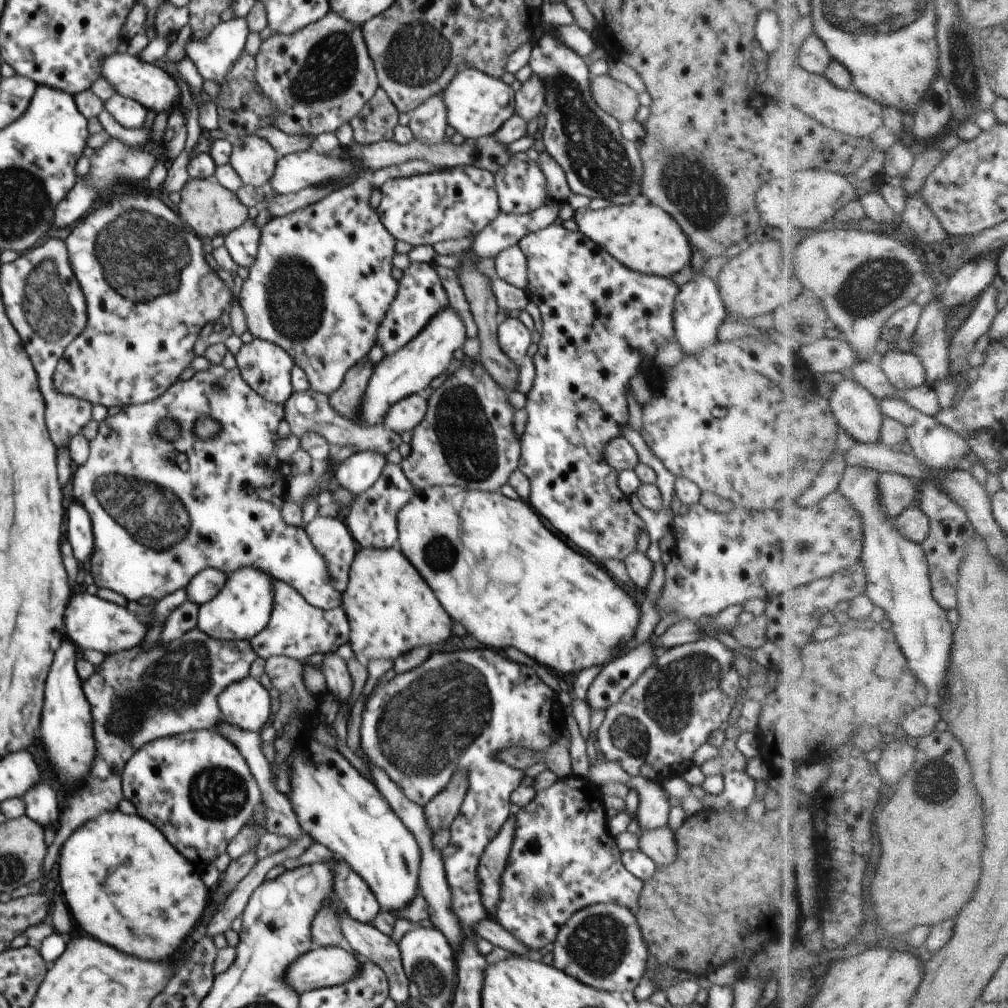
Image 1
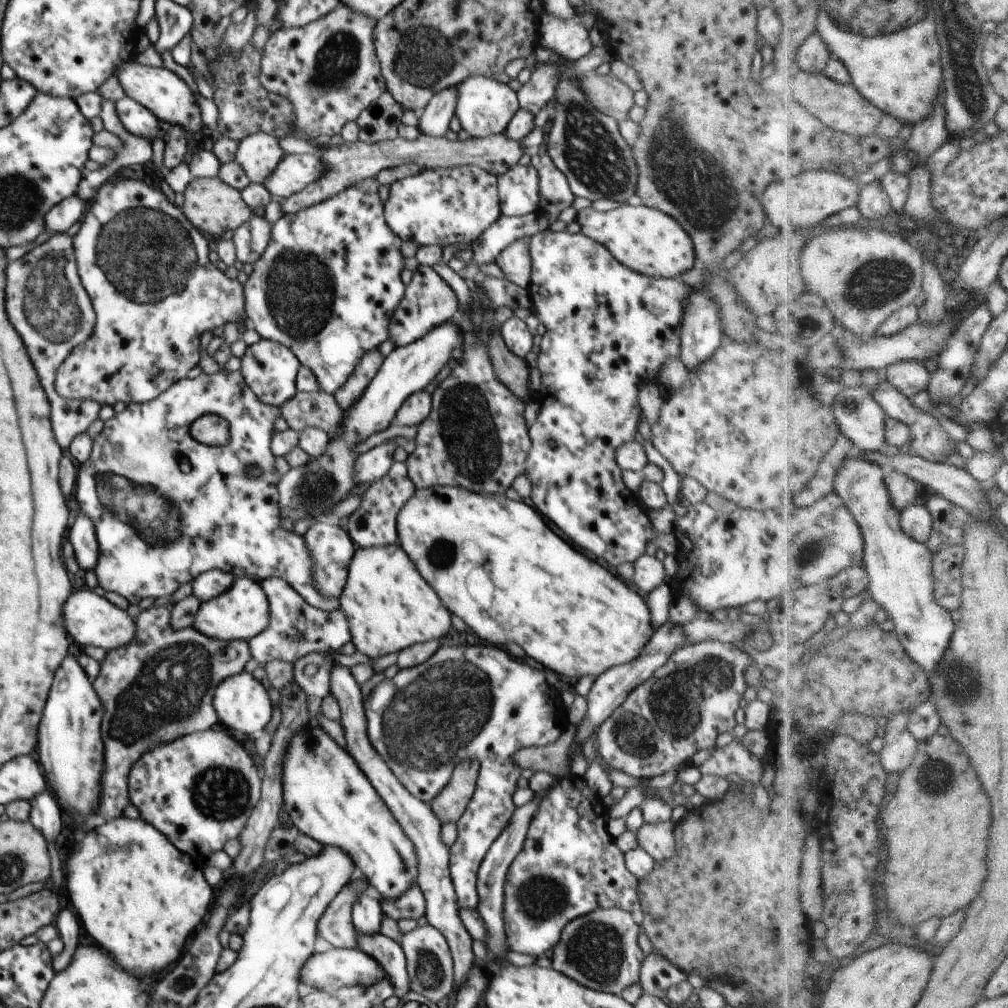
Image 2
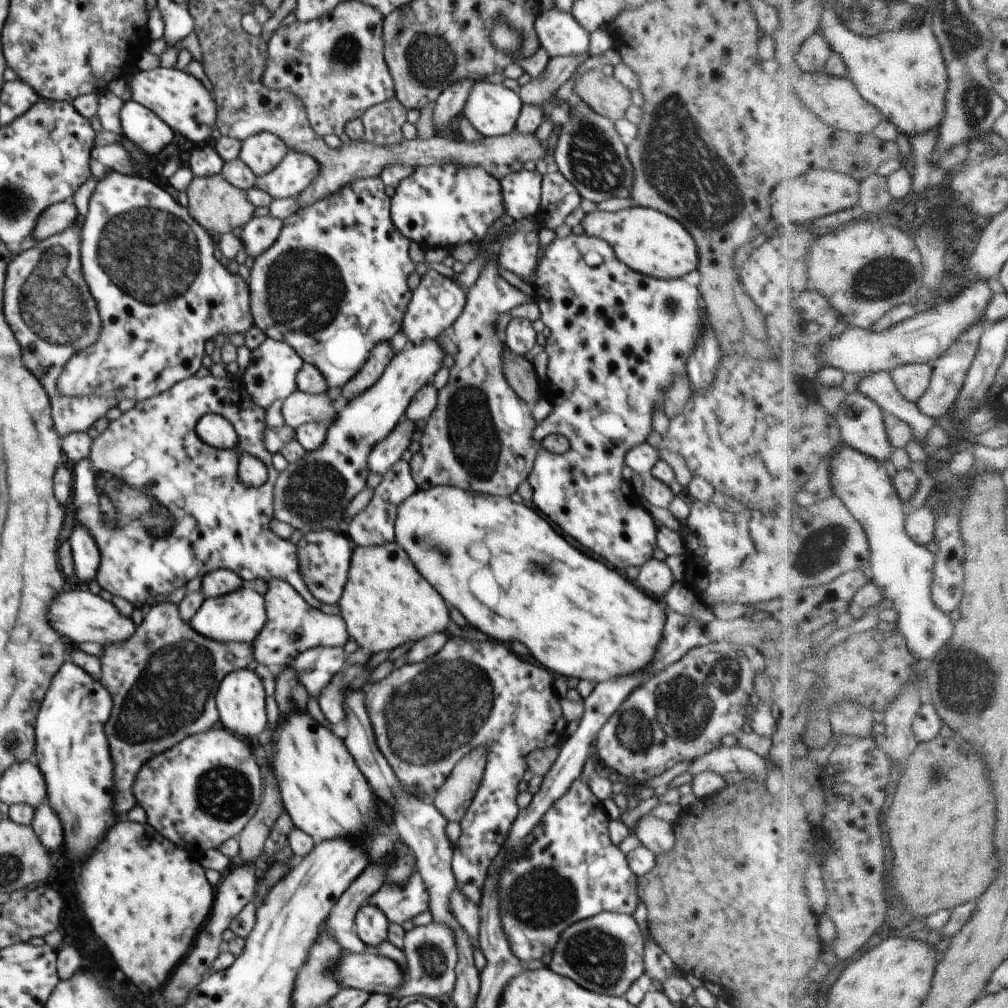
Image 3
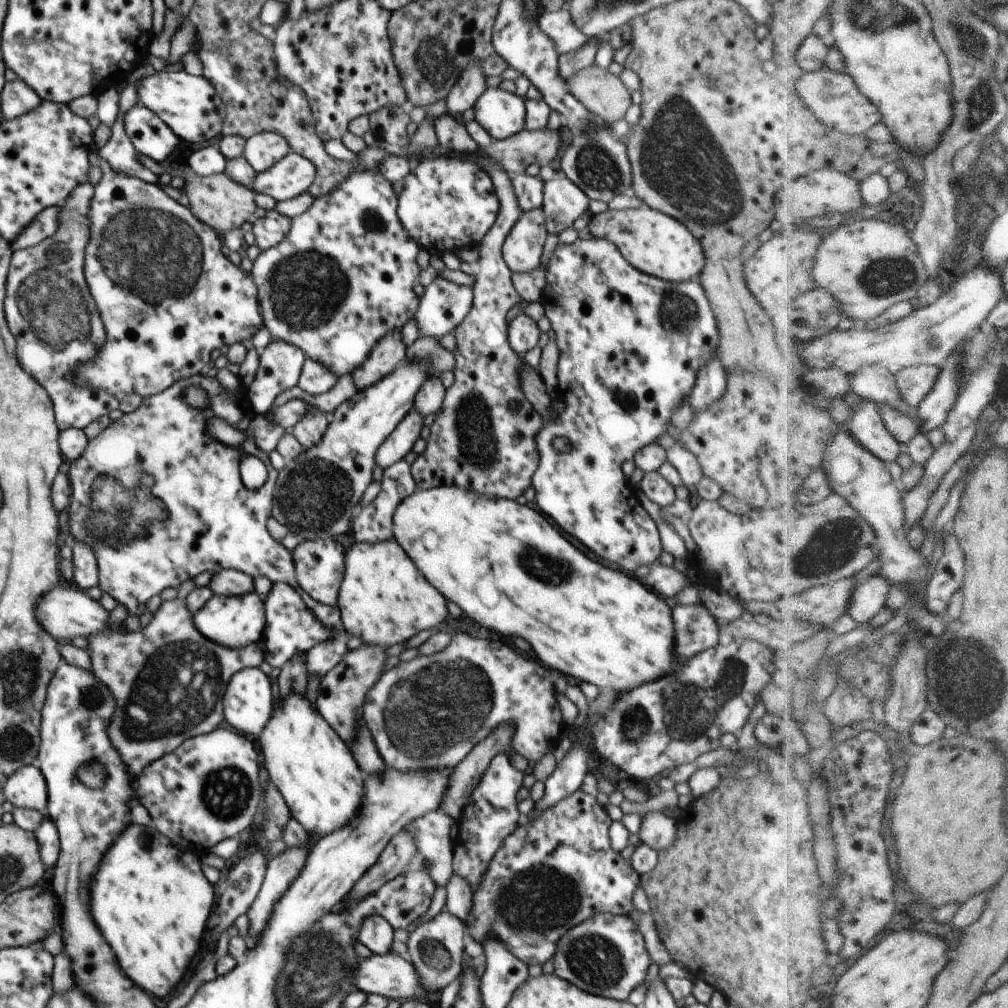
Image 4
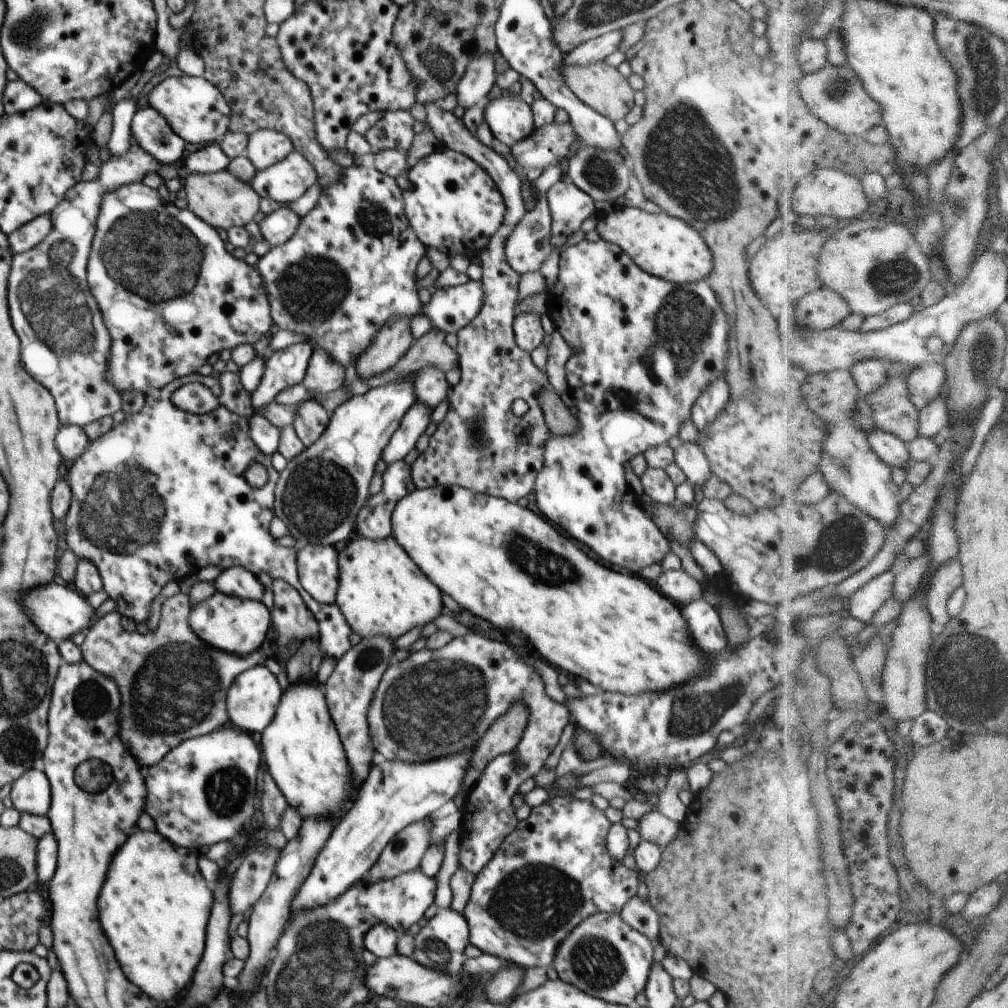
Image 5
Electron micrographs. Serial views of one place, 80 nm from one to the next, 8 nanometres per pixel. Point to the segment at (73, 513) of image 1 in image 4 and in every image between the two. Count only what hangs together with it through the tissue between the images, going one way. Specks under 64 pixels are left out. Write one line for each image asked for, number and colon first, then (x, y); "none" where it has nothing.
2: (82, 535)
3: (85, 552)
4: (85, 576)

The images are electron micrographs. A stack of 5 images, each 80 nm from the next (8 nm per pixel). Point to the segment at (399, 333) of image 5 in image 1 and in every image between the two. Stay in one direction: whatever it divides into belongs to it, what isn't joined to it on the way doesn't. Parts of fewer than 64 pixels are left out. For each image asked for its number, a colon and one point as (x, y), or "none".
1: (347, 400)
2: (354, 387)
3: (382, 354)
4: (389, 353)

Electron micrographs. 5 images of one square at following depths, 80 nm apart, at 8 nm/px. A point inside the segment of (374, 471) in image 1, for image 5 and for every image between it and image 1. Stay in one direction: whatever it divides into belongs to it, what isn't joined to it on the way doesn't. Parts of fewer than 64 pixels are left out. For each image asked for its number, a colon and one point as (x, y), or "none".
2: (370, 466)
3: (387, 452)
4: (399, 443)
5: (416, 421)

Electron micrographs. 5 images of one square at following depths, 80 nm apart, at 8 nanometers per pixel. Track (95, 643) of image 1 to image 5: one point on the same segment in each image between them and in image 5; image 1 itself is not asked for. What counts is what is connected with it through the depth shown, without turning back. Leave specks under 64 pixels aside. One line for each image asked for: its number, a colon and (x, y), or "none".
2: (89, 619)
3: (77, 615)
4: (67, 612)
5: (60, 612)

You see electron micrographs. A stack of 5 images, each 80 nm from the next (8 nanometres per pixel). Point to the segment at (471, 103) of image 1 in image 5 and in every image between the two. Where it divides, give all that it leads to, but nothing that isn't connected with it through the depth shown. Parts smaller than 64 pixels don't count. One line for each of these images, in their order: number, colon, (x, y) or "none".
2: (485, 106)
3: (493, 110)
4: (502, 114)
5: (511, 120)

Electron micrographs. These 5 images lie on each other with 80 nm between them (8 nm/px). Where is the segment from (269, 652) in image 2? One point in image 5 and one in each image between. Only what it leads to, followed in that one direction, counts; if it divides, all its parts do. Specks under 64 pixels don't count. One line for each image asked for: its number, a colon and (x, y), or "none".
3: (292, 627)
4: (291, 627)
5: (293, 620)

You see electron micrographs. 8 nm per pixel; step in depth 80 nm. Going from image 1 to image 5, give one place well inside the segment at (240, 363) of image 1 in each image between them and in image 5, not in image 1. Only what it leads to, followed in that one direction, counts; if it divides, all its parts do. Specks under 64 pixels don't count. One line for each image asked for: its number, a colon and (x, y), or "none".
2: (269, 368)
3: (271, 375)
4: (280, 363)
5: (287, 367)

